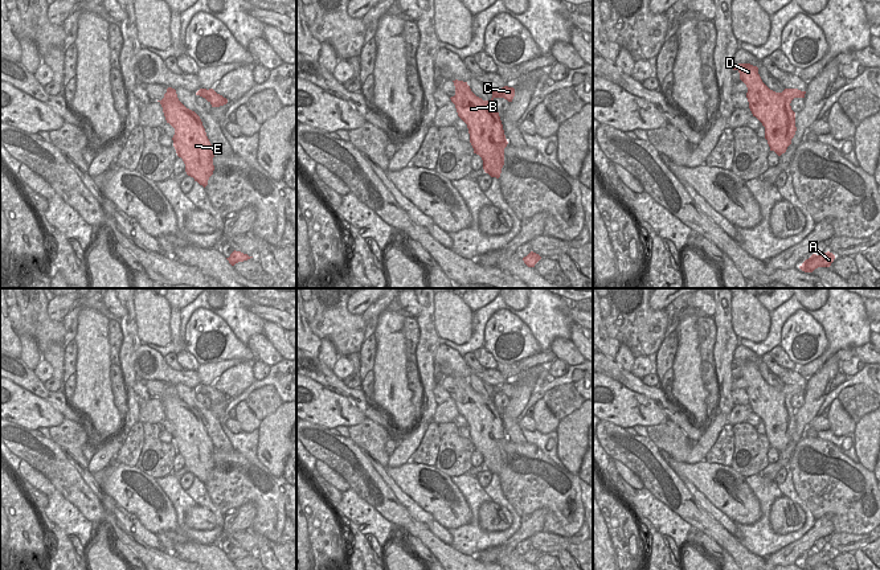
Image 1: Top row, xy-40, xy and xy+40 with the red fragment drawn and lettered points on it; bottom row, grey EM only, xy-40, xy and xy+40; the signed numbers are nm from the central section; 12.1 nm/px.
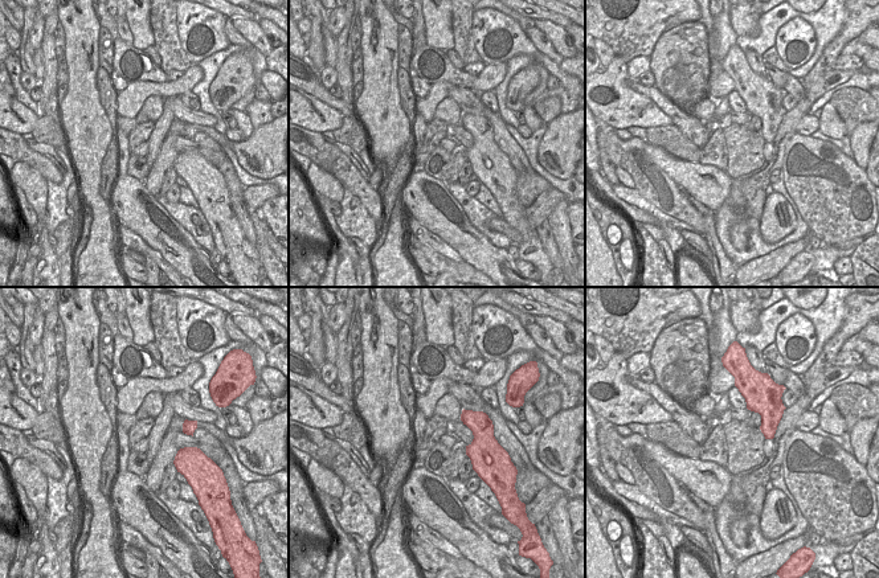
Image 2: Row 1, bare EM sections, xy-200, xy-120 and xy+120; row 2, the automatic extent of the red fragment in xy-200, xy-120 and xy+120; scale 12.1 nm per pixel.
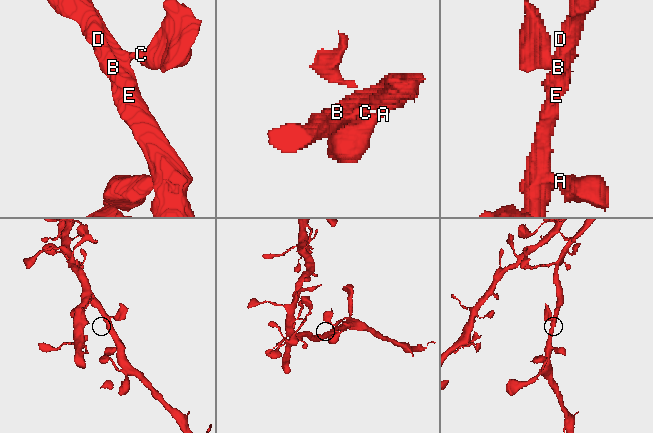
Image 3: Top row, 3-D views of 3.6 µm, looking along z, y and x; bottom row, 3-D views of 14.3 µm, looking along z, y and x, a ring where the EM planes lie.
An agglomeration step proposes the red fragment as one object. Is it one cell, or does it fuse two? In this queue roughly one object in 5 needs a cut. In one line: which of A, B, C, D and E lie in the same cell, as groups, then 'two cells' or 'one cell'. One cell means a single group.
A B C D E | one cell

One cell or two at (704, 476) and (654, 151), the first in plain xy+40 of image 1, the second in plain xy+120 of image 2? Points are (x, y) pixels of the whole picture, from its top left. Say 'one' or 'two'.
one

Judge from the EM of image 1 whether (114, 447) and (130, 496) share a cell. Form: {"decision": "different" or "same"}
{"decision": "different"}

